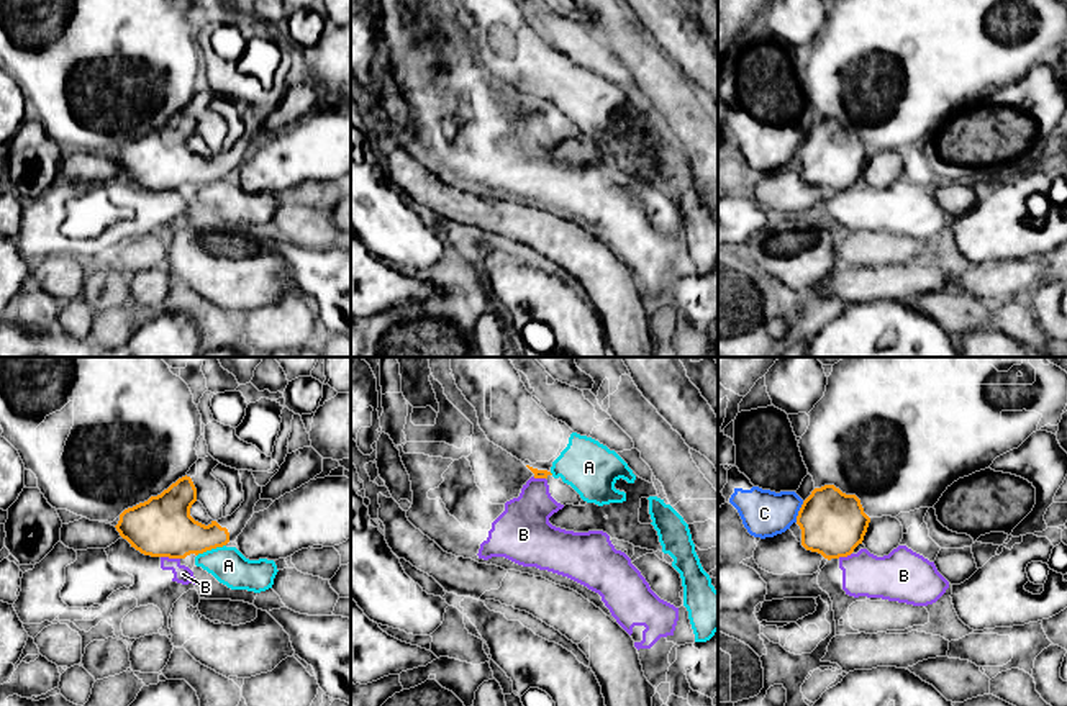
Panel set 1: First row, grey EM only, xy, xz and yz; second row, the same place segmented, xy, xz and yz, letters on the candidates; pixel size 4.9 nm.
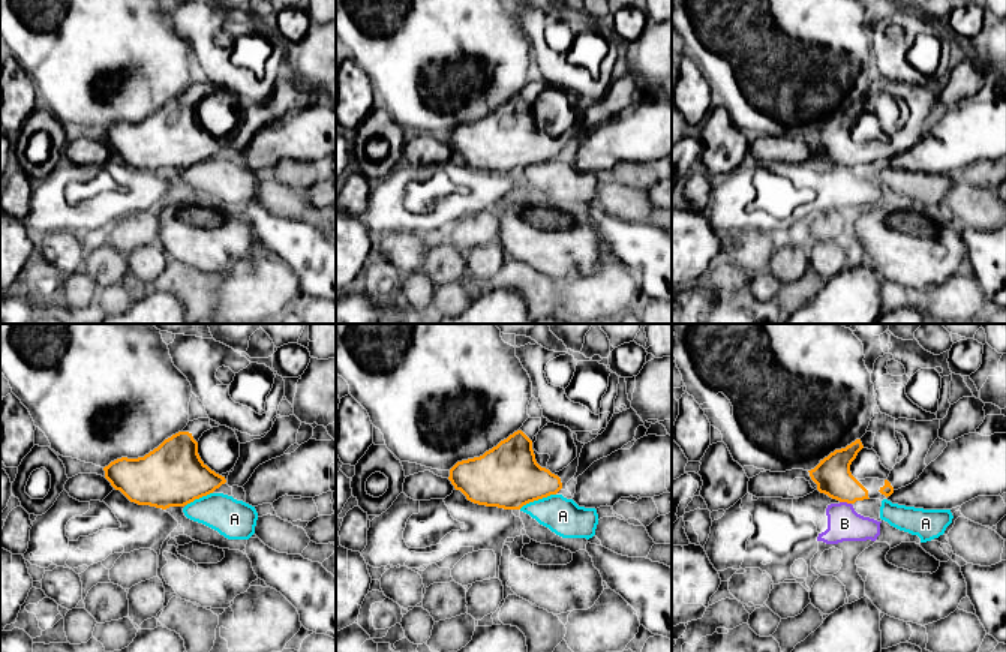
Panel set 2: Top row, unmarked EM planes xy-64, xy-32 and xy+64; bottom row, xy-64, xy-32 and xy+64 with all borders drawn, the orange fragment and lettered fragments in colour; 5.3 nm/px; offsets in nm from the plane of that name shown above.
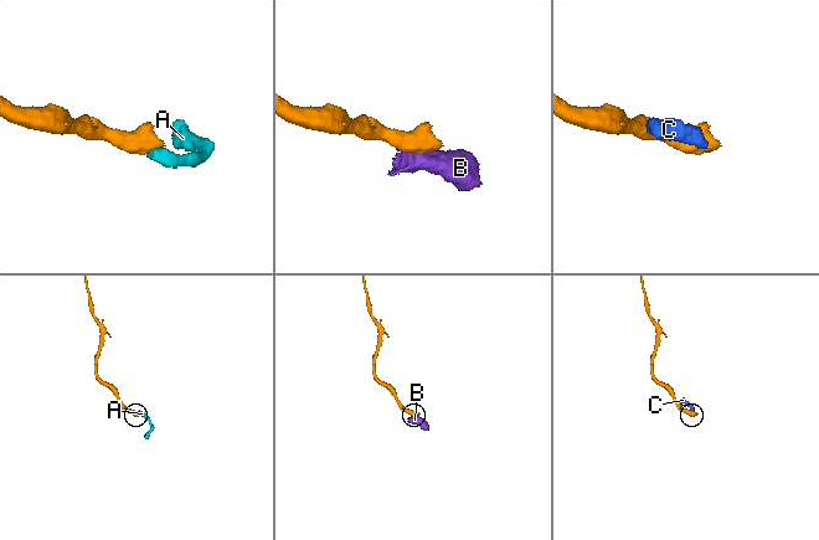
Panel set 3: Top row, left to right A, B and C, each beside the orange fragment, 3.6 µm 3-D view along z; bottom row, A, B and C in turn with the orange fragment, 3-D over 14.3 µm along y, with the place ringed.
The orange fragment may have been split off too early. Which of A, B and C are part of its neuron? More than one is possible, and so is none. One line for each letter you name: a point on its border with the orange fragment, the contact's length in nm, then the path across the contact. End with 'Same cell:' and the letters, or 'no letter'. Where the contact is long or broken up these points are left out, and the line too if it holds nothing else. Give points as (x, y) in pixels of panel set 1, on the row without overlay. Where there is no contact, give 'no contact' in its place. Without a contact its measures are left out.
Same cell: no letter

